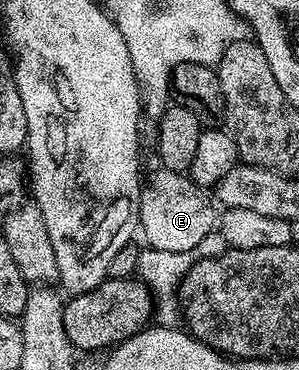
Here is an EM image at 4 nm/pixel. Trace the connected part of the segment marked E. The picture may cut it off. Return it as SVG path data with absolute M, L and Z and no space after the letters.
M156 168L152 175L147 175L140 188L140 225L139 233L149 247L162 252L188 254L195 251L211 230L217 229L218 210L203 189L192 181L187 173L179 170Z

